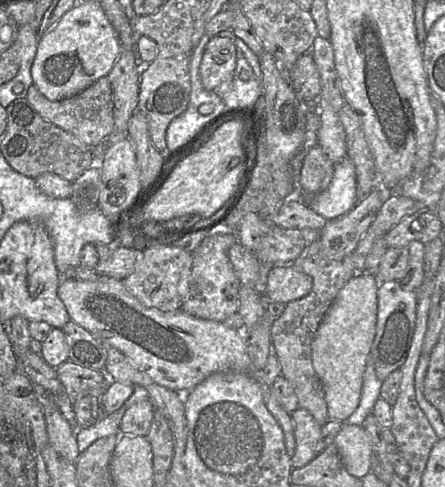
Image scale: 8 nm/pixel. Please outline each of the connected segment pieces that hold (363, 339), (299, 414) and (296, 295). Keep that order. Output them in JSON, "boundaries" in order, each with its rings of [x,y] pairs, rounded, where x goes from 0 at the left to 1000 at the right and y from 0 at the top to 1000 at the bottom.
{"boundaries":[[[[827,561],[793,565],[760,600],[701,702],[703,756],[726,791],[742,862],[775,867],[807,832],[825,733],[845,688],[852,581]]],[[[670,836],[654,848],[661,871],[663,926],[654,940],[656,961],[676,961],[719,928],[721,877],[694,844]]],[[[658,542],[620,546],[600,565],[596,608],[607,620],[645,624],[692,606],[701,585],[701,571]]]]}

